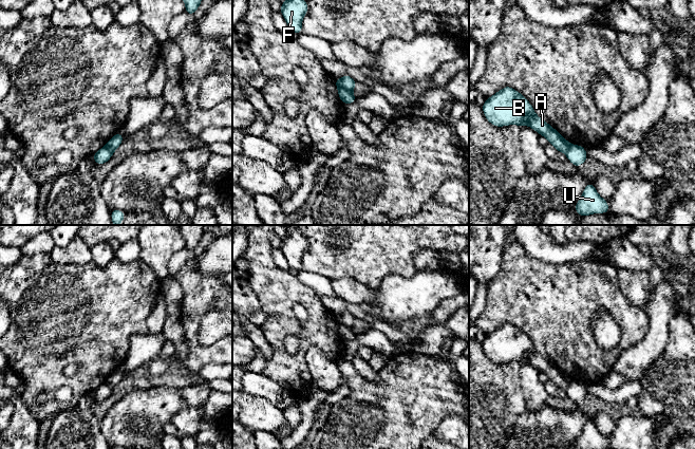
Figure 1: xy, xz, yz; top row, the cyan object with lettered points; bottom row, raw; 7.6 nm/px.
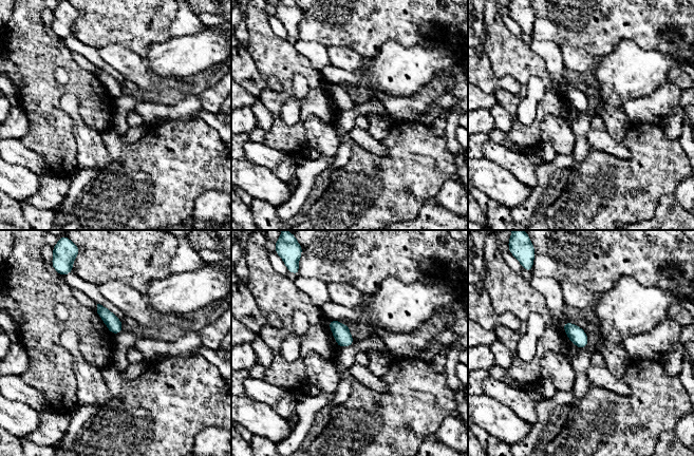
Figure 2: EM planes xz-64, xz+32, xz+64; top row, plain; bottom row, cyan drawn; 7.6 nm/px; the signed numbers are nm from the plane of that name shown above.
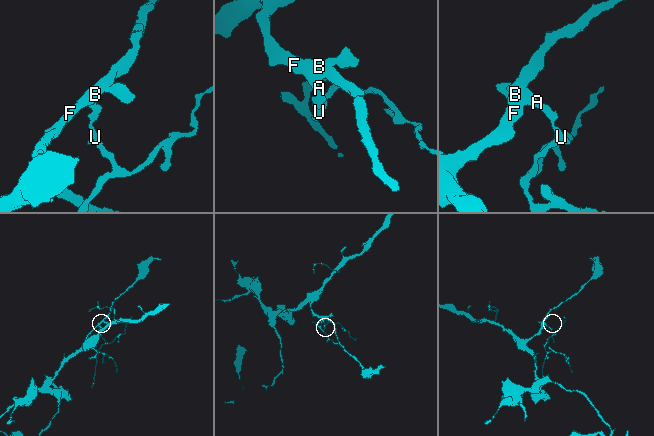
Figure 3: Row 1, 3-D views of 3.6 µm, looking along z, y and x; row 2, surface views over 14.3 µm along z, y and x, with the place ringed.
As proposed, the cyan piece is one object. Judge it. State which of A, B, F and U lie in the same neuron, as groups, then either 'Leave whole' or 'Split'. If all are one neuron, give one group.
Groups: A B F / U. Split

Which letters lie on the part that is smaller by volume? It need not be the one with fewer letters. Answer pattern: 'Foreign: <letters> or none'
Foreign: U

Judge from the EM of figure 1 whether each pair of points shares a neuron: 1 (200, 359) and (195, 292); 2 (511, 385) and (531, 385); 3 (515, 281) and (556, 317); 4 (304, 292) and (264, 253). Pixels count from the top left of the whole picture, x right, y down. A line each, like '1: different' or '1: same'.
1: same
2: different
3: same
4: same

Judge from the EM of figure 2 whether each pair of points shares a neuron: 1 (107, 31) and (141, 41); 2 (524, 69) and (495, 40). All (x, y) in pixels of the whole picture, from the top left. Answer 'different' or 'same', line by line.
1: same
2: same

